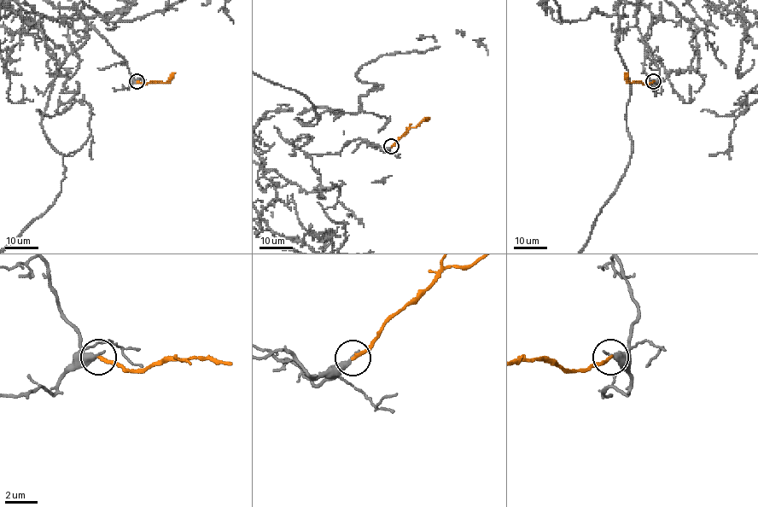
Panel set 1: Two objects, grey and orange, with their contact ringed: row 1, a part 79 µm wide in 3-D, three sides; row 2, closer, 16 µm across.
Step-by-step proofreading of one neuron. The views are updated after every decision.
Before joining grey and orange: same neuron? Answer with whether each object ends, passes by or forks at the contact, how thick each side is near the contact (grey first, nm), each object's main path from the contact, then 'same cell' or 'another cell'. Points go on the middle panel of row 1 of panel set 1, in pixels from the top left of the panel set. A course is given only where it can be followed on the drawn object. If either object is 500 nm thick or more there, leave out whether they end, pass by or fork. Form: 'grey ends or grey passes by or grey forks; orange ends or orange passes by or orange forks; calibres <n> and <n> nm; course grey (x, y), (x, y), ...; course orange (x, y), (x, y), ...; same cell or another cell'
grey ends; orange ends; calibres 360 and 200 nm; course grey (391, 146), (355, 138), (306, 154), (280, 124), (342, 111), (302, 125), (319, 119), (303, 95); course orange (391, 146), (411, 128), (416, 128), (430, 118); another cell

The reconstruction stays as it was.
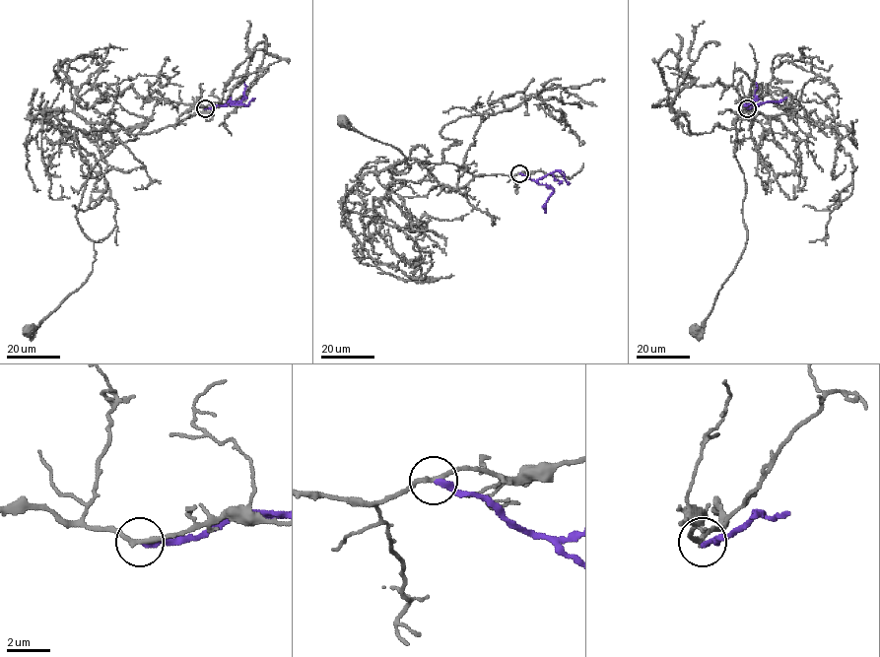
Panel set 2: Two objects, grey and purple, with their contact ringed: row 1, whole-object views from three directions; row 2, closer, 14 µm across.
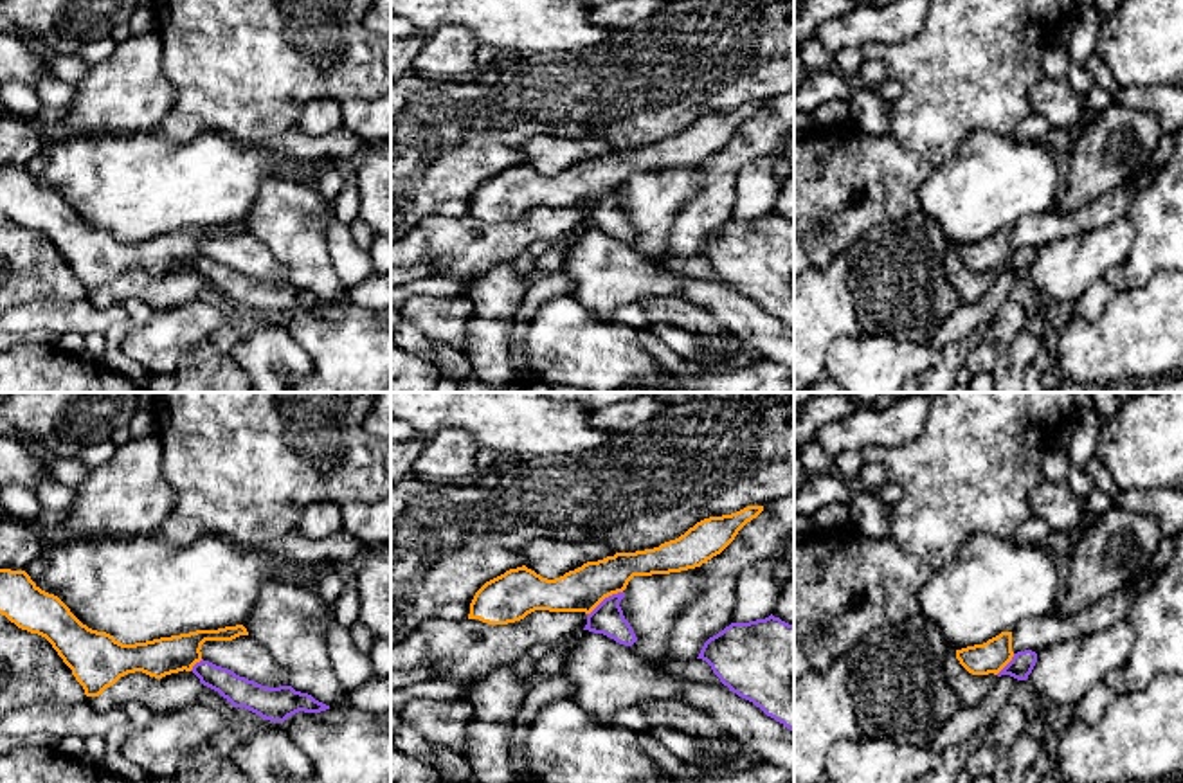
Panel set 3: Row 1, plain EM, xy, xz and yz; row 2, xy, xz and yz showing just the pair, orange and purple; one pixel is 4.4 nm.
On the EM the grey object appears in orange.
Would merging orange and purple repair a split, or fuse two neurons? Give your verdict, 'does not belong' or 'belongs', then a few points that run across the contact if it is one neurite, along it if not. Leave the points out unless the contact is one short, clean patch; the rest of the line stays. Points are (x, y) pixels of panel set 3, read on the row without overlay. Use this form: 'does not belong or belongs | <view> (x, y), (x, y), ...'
does not belong | xz (622, 188), (605, 193), (587, 211)

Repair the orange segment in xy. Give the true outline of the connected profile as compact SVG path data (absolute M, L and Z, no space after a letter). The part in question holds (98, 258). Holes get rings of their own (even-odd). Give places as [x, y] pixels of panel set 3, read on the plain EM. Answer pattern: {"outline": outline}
{"outline": "M0 166L0 211L18 225L45 234L72 266L86 293L99 293L121 274L142 268L162 275L191 268L205 238L248 232L243 221L122 241L83 221L54 191L41 187L25 167Z"}

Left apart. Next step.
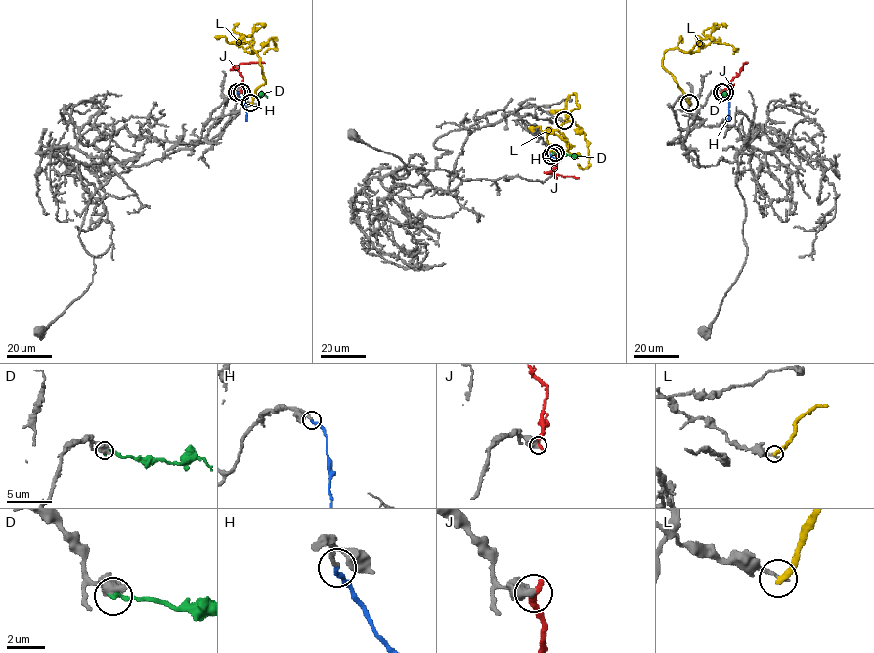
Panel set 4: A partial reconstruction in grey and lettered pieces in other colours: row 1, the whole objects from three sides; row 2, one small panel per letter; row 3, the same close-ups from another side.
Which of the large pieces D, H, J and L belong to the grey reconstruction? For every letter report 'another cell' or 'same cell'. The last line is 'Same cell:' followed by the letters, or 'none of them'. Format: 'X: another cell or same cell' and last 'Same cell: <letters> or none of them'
D: another cell
H: same cell
J: another cell
L: another cell
Same cell: H

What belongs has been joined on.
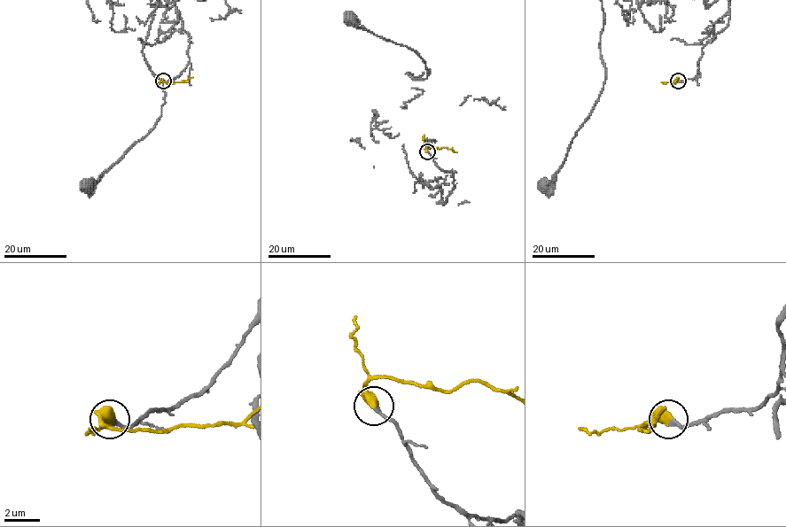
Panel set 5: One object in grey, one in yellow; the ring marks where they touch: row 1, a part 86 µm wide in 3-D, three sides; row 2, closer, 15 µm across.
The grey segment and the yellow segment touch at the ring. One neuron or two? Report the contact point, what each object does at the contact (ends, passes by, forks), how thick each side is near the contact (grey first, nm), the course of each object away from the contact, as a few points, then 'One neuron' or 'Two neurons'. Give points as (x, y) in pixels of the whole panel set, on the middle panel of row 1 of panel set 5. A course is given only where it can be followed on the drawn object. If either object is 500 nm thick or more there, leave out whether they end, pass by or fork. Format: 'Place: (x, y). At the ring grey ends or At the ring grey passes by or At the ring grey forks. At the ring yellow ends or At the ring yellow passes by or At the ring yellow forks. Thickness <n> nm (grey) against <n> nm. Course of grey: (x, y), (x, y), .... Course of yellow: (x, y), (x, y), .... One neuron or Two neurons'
Place: (427, 151). Thickness 260 nm (grey) against 650 nm. Course of yellow: (426, 151), (427, 146), (447, 147), (456, 152). One neuron

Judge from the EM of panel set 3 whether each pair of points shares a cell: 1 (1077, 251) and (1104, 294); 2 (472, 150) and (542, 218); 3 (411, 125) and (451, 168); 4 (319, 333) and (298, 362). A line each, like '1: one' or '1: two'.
1: two
2: two
3: one
4: two

